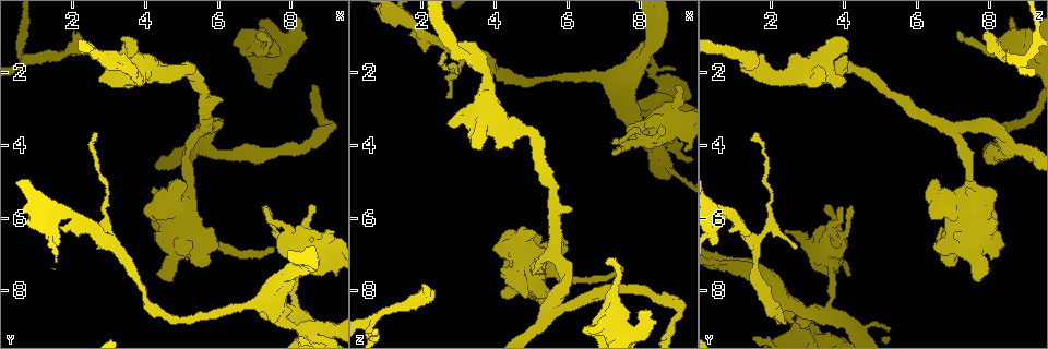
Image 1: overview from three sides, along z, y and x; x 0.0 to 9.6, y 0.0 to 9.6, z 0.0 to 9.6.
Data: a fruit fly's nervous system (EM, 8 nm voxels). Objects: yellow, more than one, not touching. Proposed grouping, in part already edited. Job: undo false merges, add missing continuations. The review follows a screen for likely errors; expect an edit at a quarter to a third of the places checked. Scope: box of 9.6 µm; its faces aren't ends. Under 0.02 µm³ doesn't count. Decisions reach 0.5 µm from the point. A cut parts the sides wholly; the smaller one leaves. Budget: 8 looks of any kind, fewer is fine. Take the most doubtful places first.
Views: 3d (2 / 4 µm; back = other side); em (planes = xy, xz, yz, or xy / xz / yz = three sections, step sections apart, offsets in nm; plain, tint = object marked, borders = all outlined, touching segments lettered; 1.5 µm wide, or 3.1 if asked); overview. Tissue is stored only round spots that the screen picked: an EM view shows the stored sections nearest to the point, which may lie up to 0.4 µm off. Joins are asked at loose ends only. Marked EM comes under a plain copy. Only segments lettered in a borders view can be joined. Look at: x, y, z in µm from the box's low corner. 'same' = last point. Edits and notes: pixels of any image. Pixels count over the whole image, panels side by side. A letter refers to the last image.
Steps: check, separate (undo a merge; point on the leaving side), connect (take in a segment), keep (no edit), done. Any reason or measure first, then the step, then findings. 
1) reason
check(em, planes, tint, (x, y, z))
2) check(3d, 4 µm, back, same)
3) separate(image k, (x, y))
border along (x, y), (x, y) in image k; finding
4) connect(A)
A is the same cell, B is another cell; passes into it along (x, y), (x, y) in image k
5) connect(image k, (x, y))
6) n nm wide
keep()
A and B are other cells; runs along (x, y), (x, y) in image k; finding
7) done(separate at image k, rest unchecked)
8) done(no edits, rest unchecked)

an open end
check(3d, 2 µm, (7.55, 6.90, 7.35))

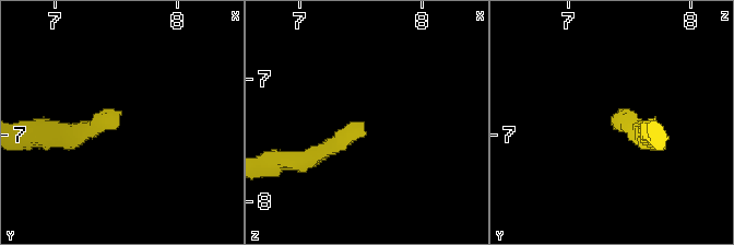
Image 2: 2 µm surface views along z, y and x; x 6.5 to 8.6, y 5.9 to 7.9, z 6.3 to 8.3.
check(em, planes, borders, (7.52, 6.94, 7.36))

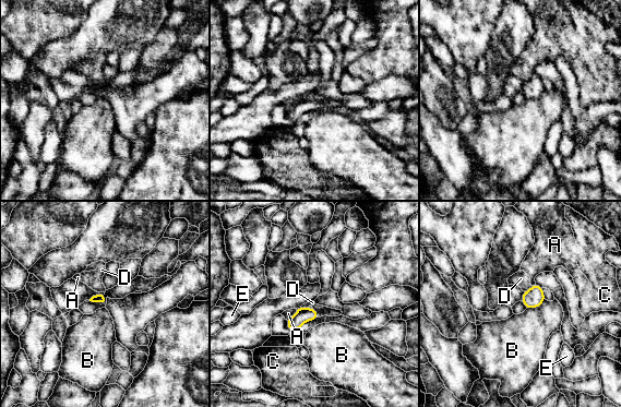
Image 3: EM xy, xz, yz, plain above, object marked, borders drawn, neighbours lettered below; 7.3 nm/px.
keep()
A, B, C, D and E are other cells; border along (545, 299), (538, 307), (526, 309) in image 3; no lettered segment goes on from it

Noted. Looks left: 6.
sudden change in width
check(em, xz, step 4, tint, (8.05, 8.45, 3.55))

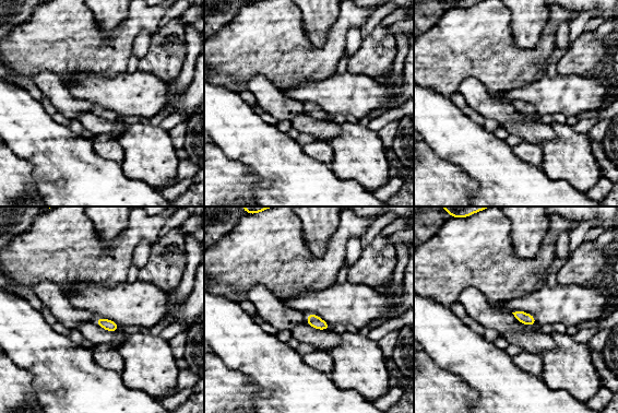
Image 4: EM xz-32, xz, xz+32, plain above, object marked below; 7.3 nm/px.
another direction
check(em, planes, borders, same)

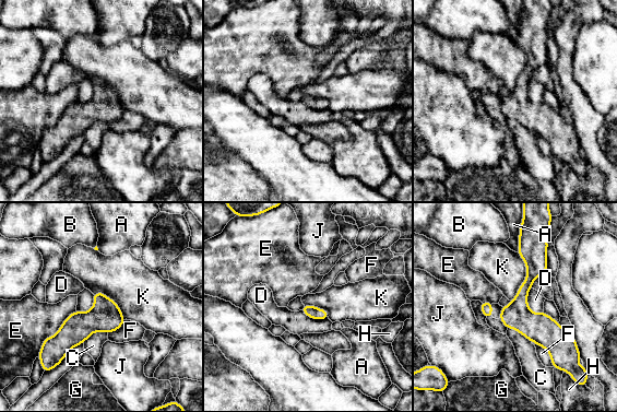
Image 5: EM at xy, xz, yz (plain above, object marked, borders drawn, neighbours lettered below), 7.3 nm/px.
keep()
A, B, C, D, E, F, G, H, J and K are other cells; border along (531, 287), (527, 306), (542, 313) in image 5; one neuron here

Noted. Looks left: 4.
branch stops here
check(em, planes, borders, (8.95, 6.40, 2.35))

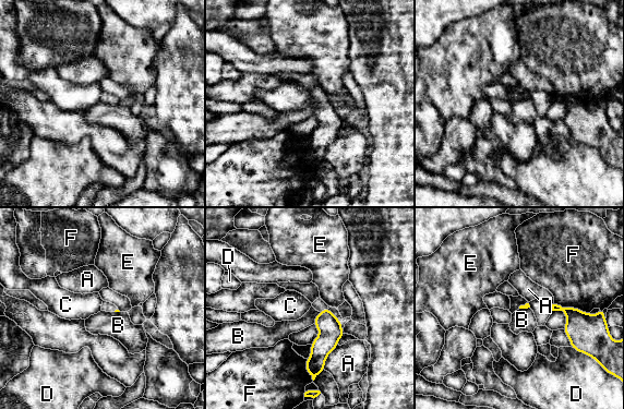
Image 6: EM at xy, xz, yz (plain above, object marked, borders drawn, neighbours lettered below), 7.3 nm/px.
keep()
A, B, C, D, E and F are other cells; none of them fits

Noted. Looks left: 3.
done(no edits, rest unchecked)

